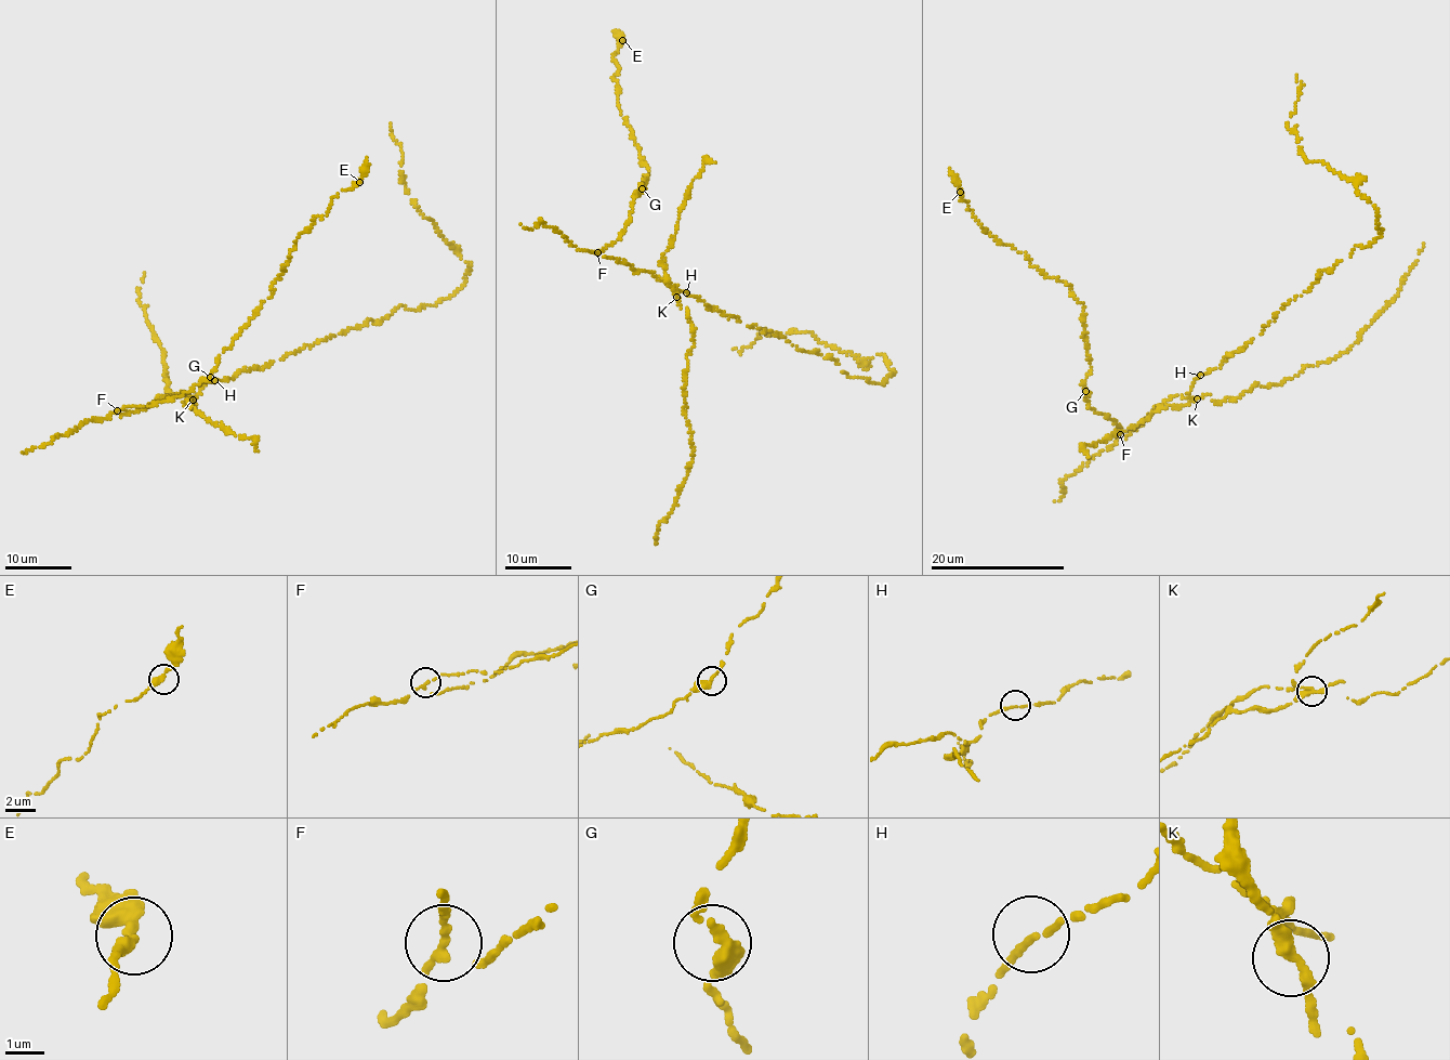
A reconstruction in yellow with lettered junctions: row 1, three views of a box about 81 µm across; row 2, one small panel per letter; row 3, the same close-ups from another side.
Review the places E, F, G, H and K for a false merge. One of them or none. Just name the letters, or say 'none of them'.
K

